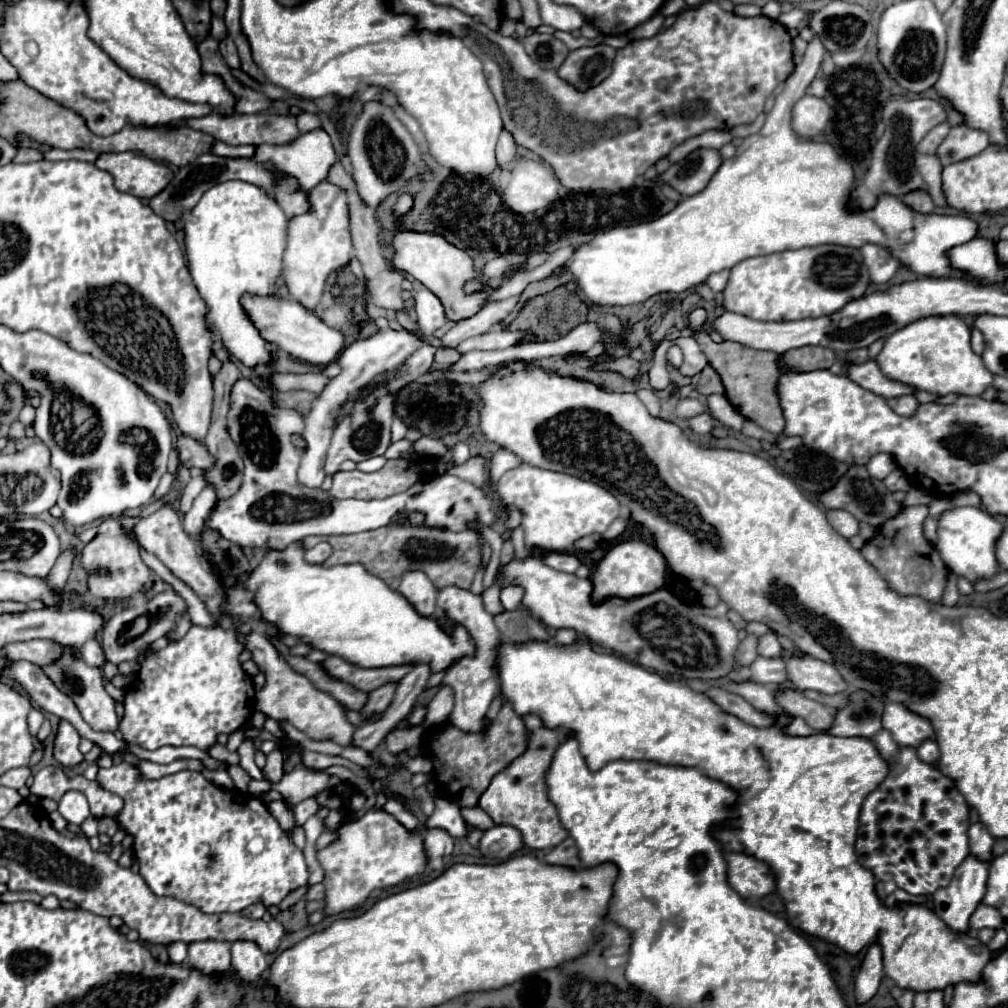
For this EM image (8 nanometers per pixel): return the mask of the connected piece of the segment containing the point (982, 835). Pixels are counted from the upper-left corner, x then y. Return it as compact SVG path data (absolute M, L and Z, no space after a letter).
M976 823L968 831L970 835L970 853L980 859L980 861L990 861L992 859L992 835L986 831L982 823Z

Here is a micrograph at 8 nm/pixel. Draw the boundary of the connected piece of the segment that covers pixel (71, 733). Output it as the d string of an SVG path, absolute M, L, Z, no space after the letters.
M62 719L58 723L56 739L54 739L54 757L56 757L56 761L66 765L66 767L80 765L82 763L82 753L78 751L78 743L80 743L80 735L76 733L76 729Z

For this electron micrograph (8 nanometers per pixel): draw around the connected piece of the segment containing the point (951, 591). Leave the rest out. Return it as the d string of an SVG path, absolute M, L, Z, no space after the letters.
M950 573L948 575L948 583L946 583L946 591L944 591L944 597L942 597L942 603L948 605L948 607L954 607L960 599L960 593L956 589L956 575Z

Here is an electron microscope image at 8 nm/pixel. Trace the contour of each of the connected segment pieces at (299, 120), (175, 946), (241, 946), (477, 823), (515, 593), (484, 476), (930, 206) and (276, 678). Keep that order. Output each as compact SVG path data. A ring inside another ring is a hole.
M298 113L296 115L296 125L298 125L298 131L300 133L314 131L314 129L322 129L320 117L316 113Z
M174 941L166 949L168 949L168 955L170 955L172 963L182 963L188 957L188 945L184 941Z
M234 941L232 943L232 967L236 969L236 973L244 979L244 981L258 981L260 975L270 967L267 957L273 954L265 954L254 941Z
M480 807L462 809L462 815L464 815L464 819L466 819L470 825L474 825L474 827L478 827L478 829L482 829L482 831L490 829L492 825L496 825L496 823L490 819L490 815L486 815L486 811L482 811Z
M504 587L500 591L500 599L502 599L502 605L508 609L508 611L514 611L522 599L522 589L520 587Z
M470 457L464 465L452 467L448 473L474 483L476 487L488 485L488 469L486 469L486 461L482 457Z
M914 191L914 193L904 195L902 203L906 203L906 207L910 207L912 211L918 211L918 213L922 213L922 215L934 213L934 203L932 203L930 195L924 193L924 191Z
M252 631L248 637L244 637L246 649L252 653L252 659L266 675L266 685L256 693L256 709L266 713L268 717L276 721L288 721L296 729L304 731L308 737L328 737L334 743L346 745L346 737L352 737L356 727L348 723L344 709L338 701L334 701L330 695L318 691L304 675L290 669L290 665L284 661L284 657L278 655L274 645L268 641L266 635Z

